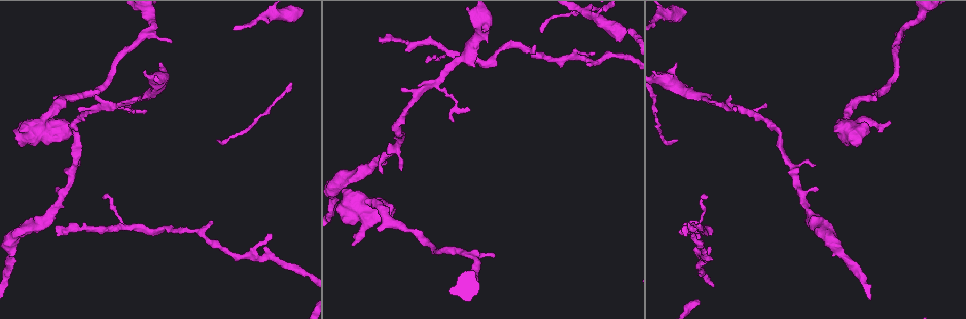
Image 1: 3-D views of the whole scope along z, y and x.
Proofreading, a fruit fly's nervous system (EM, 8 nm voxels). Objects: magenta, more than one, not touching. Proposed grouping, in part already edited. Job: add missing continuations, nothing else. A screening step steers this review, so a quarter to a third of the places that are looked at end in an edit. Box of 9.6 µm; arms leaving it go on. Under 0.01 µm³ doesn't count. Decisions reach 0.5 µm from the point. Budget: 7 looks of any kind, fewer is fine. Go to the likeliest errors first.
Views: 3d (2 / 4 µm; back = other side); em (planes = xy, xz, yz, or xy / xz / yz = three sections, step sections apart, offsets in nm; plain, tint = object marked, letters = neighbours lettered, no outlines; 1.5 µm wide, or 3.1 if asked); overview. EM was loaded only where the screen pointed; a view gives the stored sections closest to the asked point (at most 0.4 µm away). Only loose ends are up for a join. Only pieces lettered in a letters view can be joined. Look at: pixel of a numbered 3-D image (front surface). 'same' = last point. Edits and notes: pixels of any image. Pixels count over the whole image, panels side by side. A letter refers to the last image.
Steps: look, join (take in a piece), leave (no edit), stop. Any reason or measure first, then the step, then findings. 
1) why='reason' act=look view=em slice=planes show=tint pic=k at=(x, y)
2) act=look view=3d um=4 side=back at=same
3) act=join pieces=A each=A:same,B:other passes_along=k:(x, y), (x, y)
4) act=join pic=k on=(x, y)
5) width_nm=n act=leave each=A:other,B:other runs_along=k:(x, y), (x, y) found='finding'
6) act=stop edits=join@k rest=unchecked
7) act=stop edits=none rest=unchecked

why='free end' act=look view=3d um=2 pic=1 at=(352, 245)

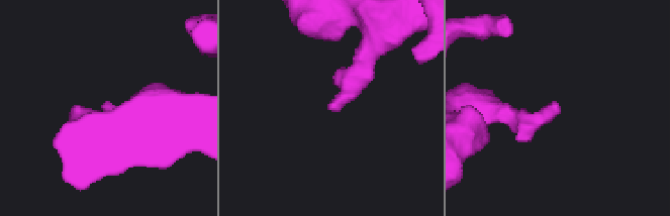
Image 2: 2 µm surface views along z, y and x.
why='need the tissue' act=look view=em slice=planes show=tint pic=2 at=(329, 105)

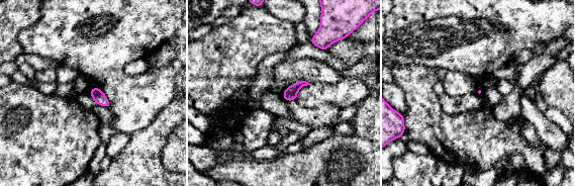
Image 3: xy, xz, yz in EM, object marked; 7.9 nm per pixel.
act=look view=em slice=planes show=letters at=same

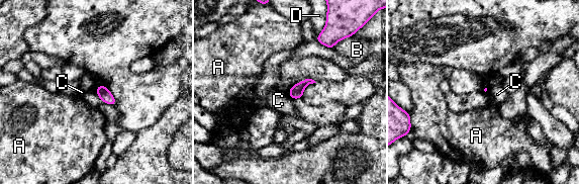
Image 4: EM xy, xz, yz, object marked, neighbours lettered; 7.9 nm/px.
act=leave each=A:other,B:other,C:other,D:other border=4:(287, 93), (292, 99) found='none of them fits'

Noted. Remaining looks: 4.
why='thin end' act=look view=3d um=4 pic=1 at=(592, 54)

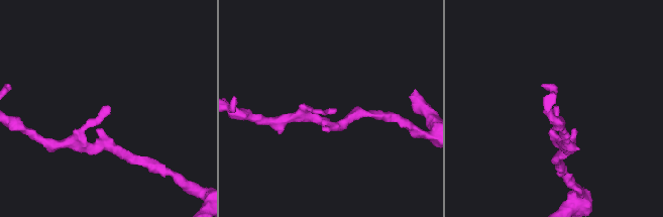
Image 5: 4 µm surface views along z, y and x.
why='now the EM' act=look view=em slice=planes show=tint pic=5 at=(556, 109)

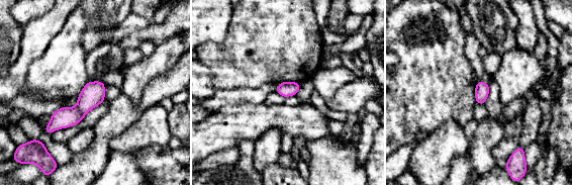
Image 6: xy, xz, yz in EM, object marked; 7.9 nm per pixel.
act=look view=em slice=planes show=letters at=same

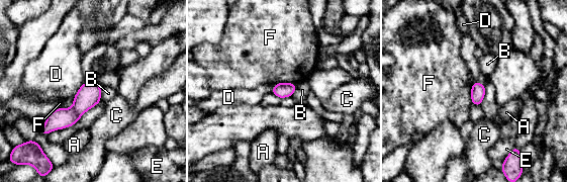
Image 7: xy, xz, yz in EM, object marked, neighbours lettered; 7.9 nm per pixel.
longest_contact=F:180nm act=leave each=A:other,B:other,C:other,D:other,E:other,F:other runs_along=7:(98, 87), (68, 117), (44, 129) found='none of them fits'

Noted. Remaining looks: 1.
act=stop edits=none rest=unchecked

